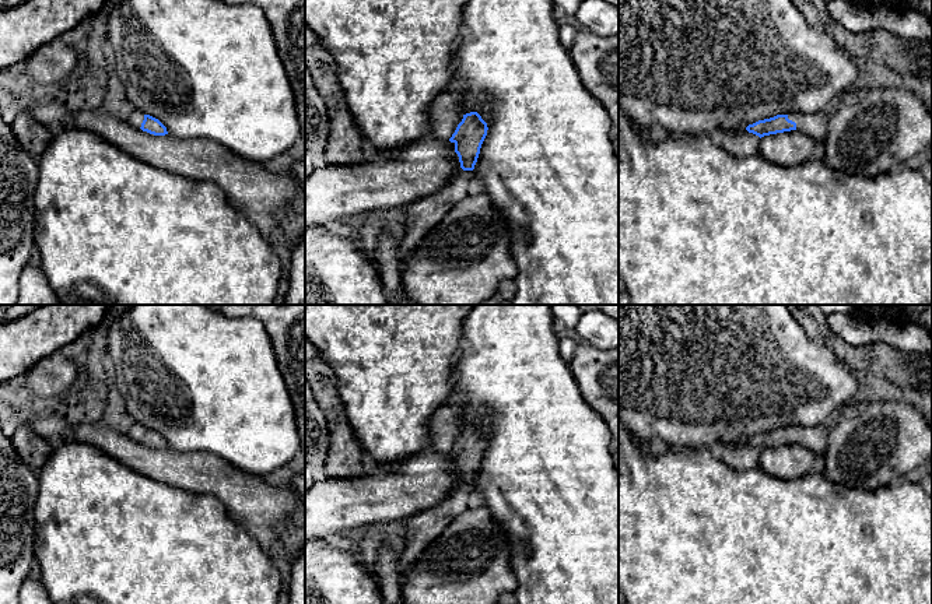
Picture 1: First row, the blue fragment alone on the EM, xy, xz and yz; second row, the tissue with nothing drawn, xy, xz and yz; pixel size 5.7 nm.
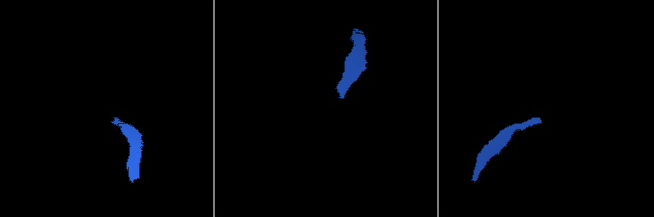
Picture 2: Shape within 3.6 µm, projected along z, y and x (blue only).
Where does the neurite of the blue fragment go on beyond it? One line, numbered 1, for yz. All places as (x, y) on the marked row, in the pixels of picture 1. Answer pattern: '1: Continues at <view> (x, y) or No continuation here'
1: Continues at yz (815, 125)

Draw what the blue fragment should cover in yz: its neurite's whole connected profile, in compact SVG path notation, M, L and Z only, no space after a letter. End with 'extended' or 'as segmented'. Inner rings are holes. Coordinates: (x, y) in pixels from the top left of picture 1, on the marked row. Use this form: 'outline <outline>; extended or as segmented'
outline M817 112L812 115L777 115L774 117L749 124L746 130L758 136L760 138L770 134L799 130L813 137L817 147L820 148L824 144L827 136L827 119L828 112Z; extended

